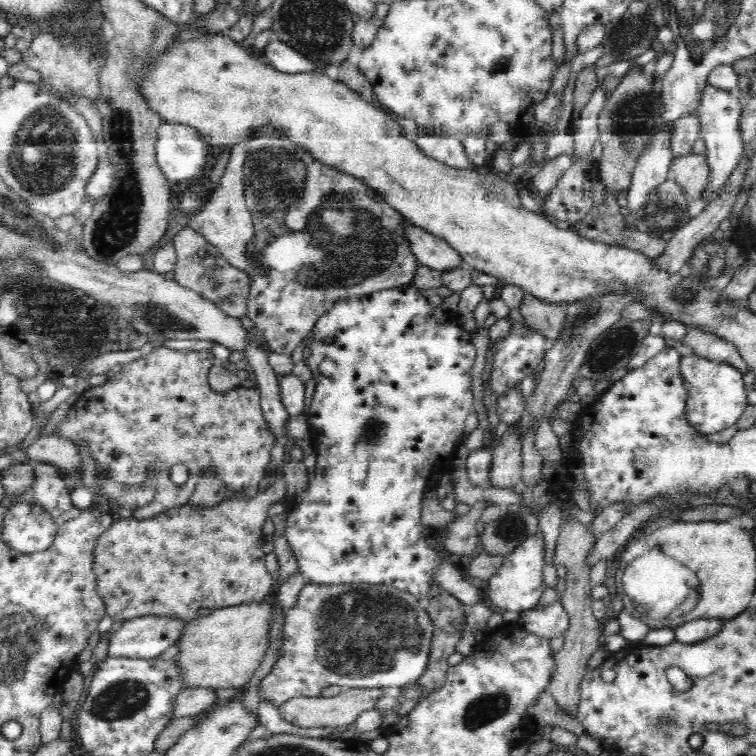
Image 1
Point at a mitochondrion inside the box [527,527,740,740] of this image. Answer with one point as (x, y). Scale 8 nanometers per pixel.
(665, 587)

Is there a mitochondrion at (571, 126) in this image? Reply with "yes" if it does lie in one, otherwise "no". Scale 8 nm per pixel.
no

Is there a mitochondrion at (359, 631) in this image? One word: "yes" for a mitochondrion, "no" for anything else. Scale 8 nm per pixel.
yes

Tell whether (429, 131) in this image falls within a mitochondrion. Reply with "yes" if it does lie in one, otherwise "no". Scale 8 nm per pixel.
no

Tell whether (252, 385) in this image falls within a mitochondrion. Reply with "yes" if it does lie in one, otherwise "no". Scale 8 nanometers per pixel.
no

